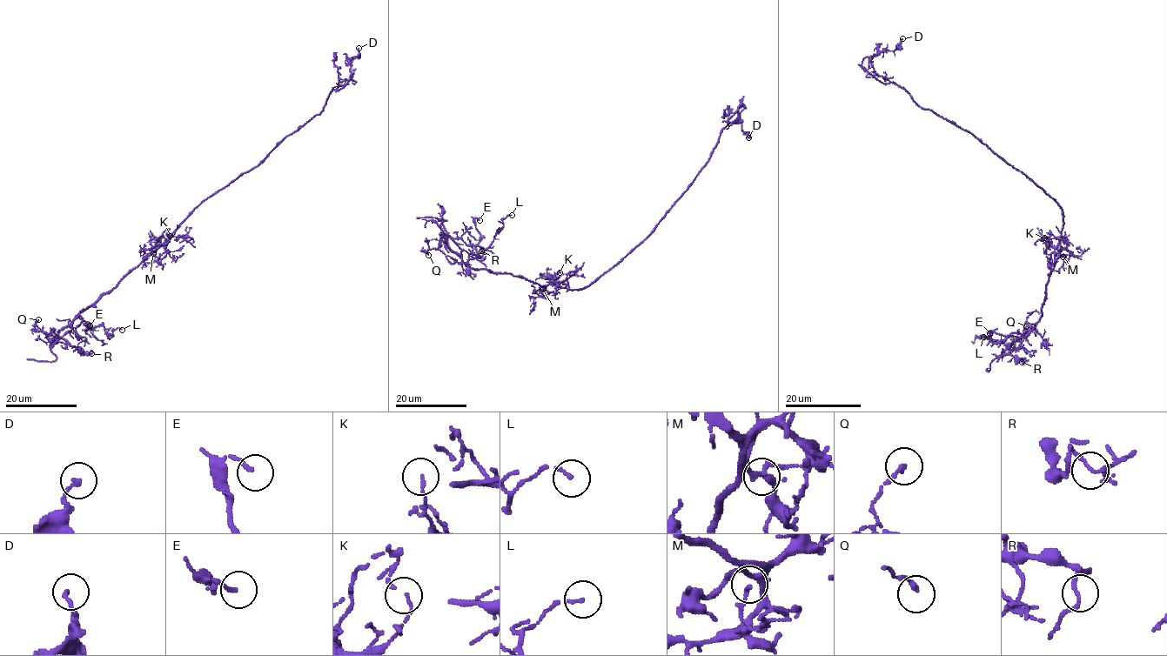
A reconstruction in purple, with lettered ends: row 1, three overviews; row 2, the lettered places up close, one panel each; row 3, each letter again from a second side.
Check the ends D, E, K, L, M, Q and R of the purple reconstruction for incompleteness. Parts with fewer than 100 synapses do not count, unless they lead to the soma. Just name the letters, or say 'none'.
none

